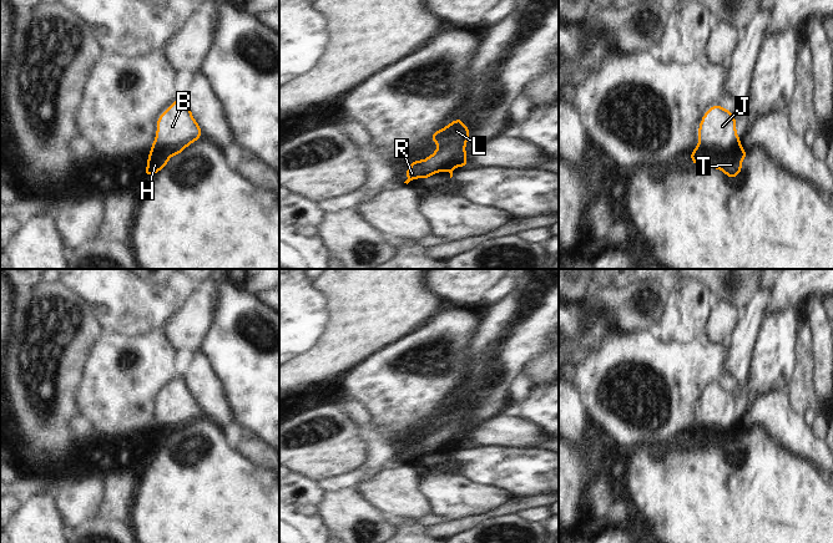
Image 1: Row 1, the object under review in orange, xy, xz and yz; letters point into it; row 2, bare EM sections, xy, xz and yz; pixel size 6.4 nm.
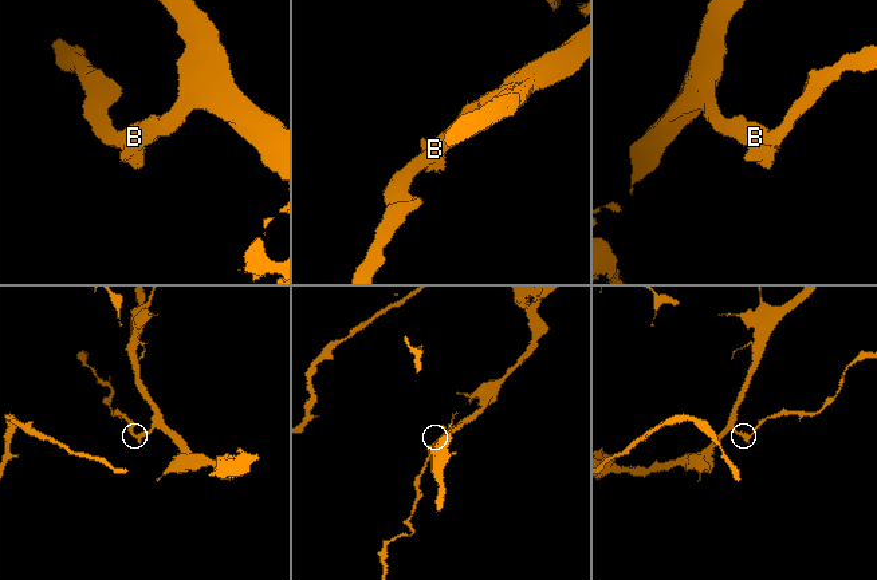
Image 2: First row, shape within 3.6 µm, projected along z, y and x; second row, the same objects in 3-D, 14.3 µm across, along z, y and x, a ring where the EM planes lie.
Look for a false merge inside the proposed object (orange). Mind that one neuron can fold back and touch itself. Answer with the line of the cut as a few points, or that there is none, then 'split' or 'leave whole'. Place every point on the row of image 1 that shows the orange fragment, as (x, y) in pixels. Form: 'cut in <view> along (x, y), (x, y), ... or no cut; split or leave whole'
cut in yz along (698, 143), (717, 146), (730, 151), (740, 145); split

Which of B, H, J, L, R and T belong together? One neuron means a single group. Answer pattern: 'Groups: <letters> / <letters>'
Groups: B J L R / H T

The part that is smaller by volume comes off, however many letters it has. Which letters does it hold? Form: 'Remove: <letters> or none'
Remove: H, T

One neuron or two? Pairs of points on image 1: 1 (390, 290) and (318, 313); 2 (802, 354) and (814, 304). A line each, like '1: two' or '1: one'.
1: two
2: two

